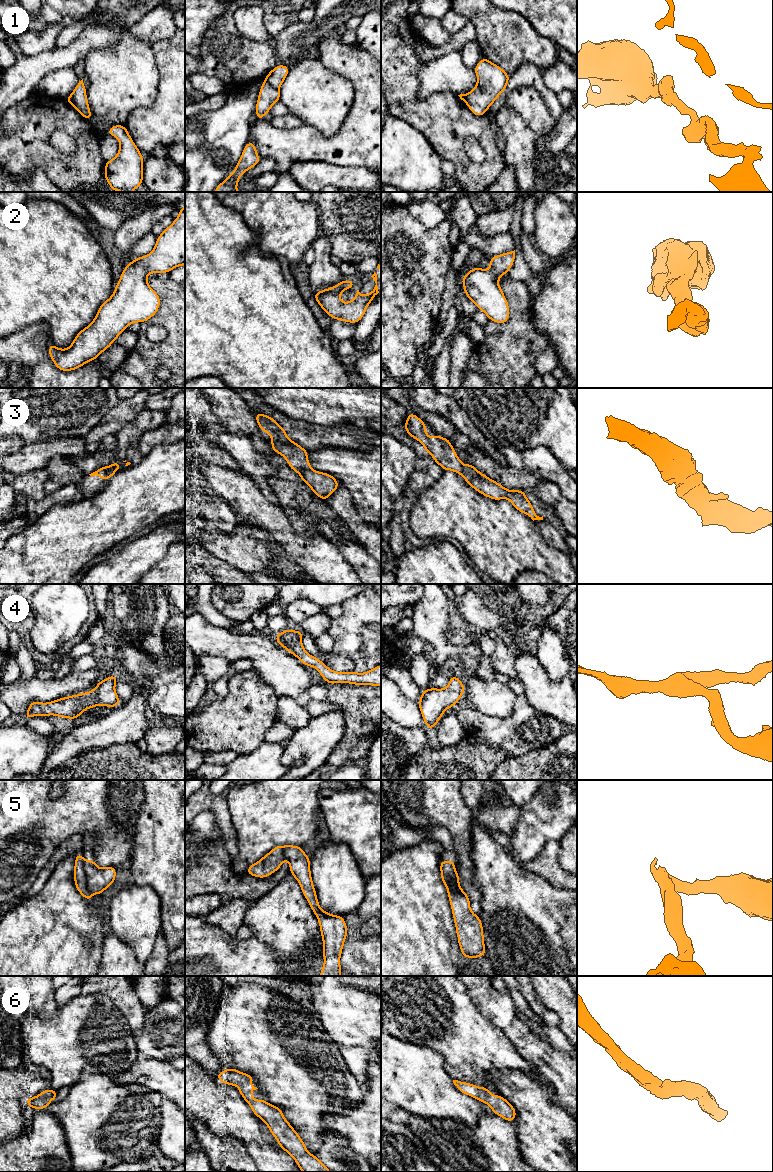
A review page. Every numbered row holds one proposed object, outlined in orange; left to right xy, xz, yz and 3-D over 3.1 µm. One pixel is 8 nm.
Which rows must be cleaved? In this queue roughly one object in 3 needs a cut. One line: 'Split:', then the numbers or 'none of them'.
Split: 1, 5

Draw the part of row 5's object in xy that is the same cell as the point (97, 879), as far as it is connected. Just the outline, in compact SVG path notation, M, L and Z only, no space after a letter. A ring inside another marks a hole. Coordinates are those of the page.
M84 860L87 889L91 895L103 894L104 890L113 885L116 868L113 866L98 868L95 860Z

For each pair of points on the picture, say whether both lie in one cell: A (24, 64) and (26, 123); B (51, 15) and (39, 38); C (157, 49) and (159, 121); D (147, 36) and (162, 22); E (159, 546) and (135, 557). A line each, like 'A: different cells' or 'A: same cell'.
A: different cells
B: different cells
C: same cell
D: same cell
E: same cell

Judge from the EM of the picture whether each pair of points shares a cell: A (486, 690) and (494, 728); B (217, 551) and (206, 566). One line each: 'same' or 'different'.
A: different
B: different

